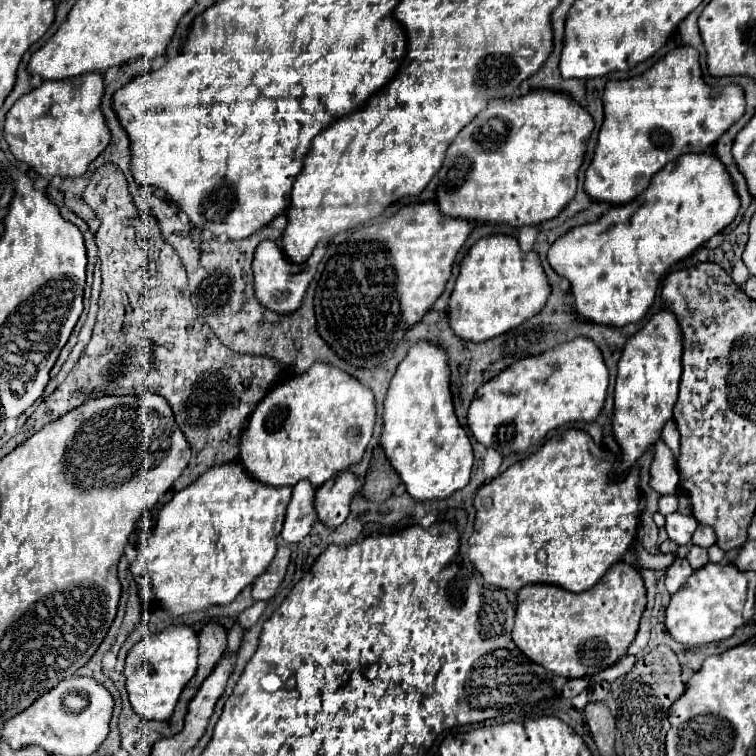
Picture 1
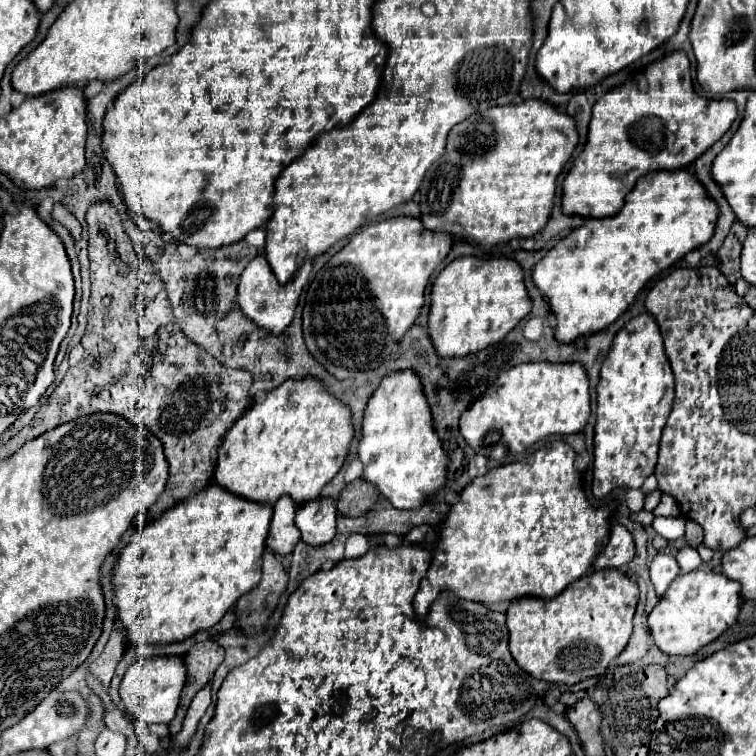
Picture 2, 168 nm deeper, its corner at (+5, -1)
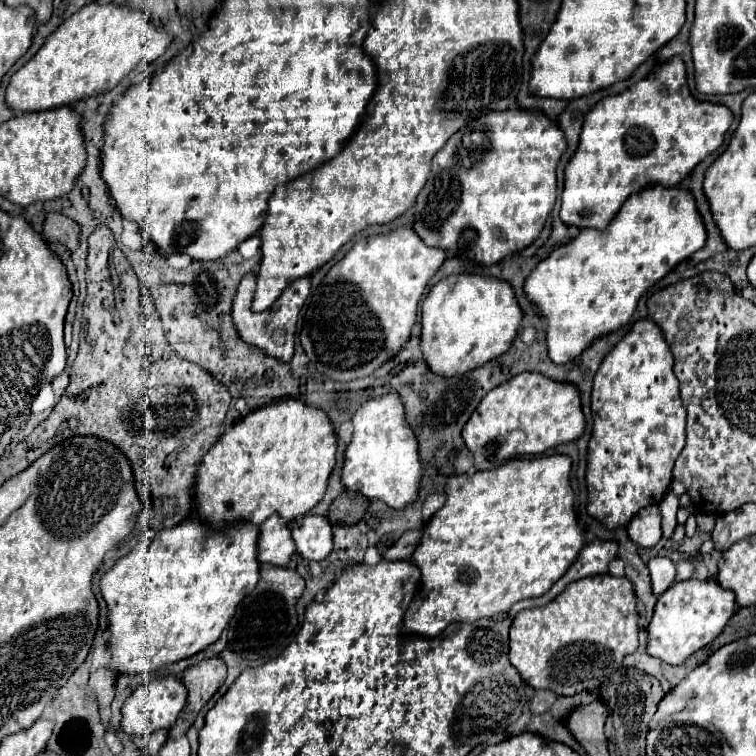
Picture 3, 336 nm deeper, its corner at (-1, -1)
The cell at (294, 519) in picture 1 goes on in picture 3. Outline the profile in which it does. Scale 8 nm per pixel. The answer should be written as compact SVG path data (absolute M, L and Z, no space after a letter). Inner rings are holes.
M275 513L263 525L259 533L259 561L285 567L295 553L289 525Z

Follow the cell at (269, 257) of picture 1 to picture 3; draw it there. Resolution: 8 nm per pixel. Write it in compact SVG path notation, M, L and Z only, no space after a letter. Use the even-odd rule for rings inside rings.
M247 273L247 277L241 279L241 285L237 289L237 295L233 299L233 321L235 321L235 327L241 335L243 341L247 341L249 345L255 345L259 349L263 349L267 355L273 355L273 357L279 357L281 361L289 361L293 357L293 343L295 343L295 325L297 325L297 317L299 317L299 311L301 311L301 305L305 303L307 295L309 295L309 287L311 287L311 281L309 277L301 277L301 279L295 279L279 297L277 301L263 313L255 313L251 309L253 305L253 295L255 295L255 285L257 285L257 279L255 279L255 273Z

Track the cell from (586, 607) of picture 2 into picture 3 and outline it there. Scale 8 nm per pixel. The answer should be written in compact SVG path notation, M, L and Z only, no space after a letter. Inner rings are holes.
M595 575L579 579L571 583L561 595L557 595L549 605L525 609L515 615L509 633L509 661L533 689L559 689L555 691L557 695L575 695L585 689L597 693L599 685L621 667L623 657L637 651L637 623L637 595L633 583L627 577Z

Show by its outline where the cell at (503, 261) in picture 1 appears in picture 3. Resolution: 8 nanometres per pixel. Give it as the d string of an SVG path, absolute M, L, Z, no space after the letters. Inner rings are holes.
M469 271L453 273L433 285L425 297L421 319L423 357L437 375L461 375L505 353L517 337L521 321L523 309L507 281Z

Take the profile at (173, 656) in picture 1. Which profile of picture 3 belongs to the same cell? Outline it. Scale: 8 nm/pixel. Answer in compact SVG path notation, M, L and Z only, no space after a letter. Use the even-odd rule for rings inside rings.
M177 675L147 679L143 685L139 685L131 693L131 697L125 701L125 705L121 709L121 713L123 713L123 721L121 721L123 731L133 735L133 737L135 735L149 737L157 729L173 727L173 723L177 721L177 717L179 717L179 713L185 705L185 697L187 697L187 687L183 685L181 677L177 677Z

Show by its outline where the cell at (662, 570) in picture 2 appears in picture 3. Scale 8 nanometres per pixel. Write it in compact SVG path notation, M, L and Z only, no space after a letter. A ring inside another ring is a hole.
M653 557L649 561L649 571L653 593L661 597L661 593L665 593L675 583L675 563L669 557Z

